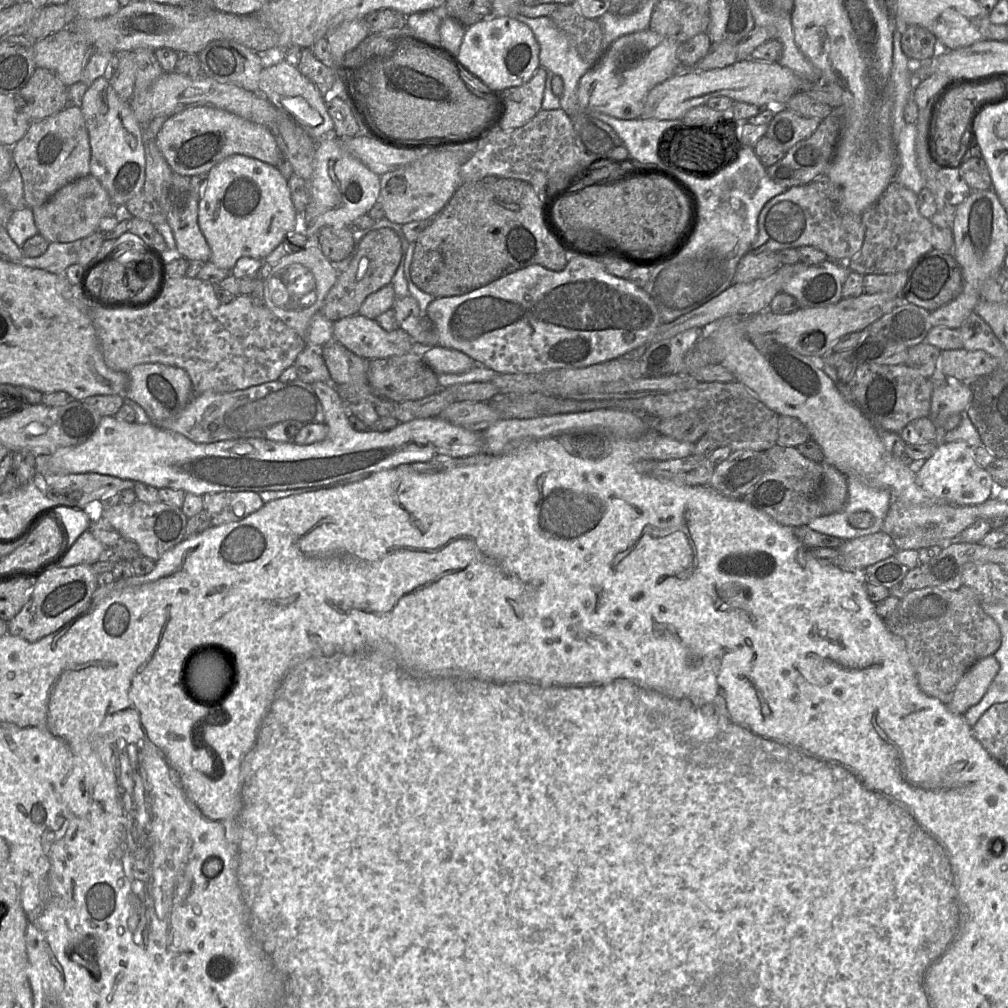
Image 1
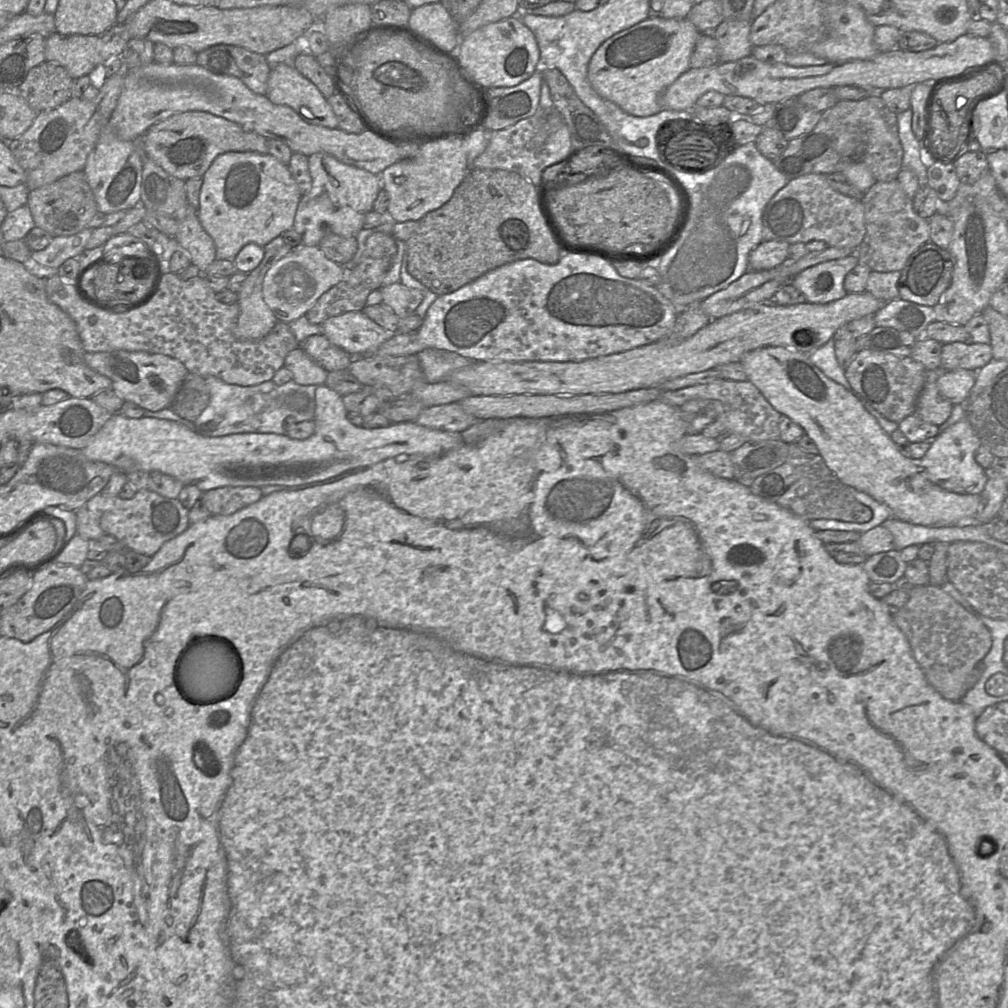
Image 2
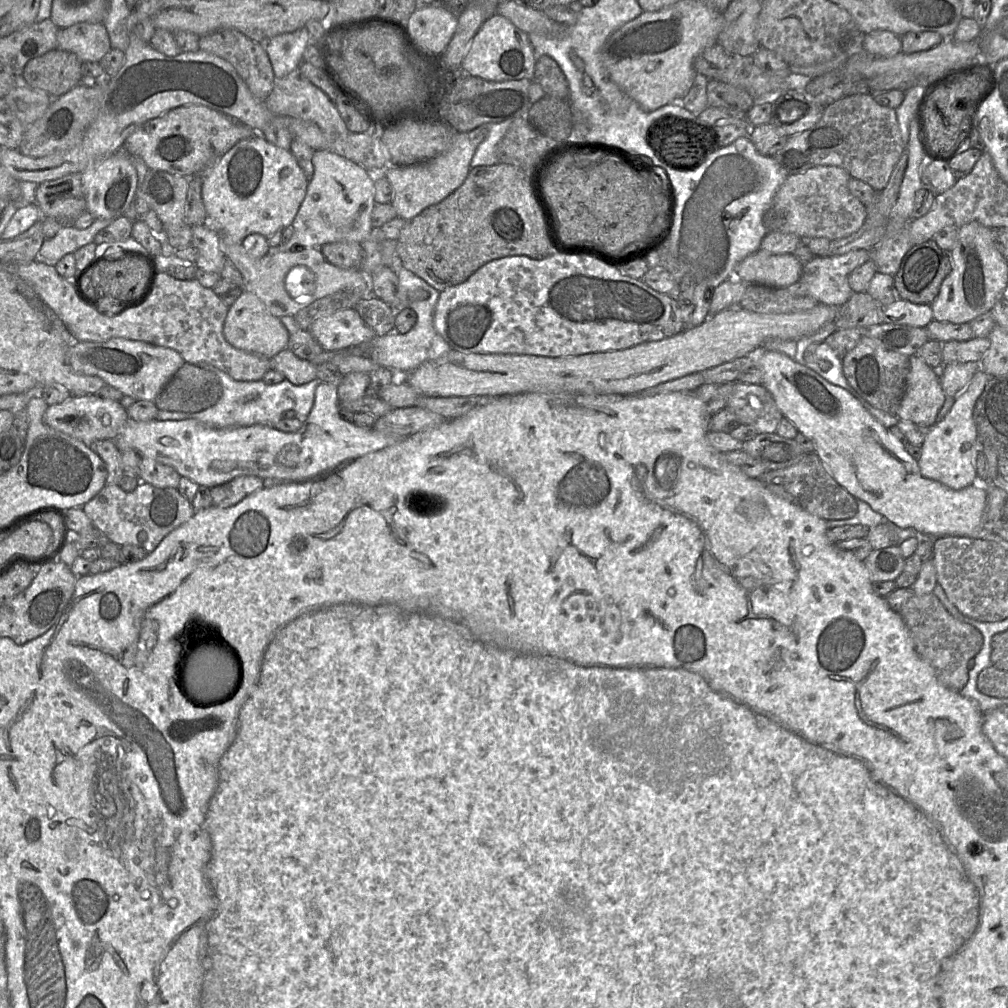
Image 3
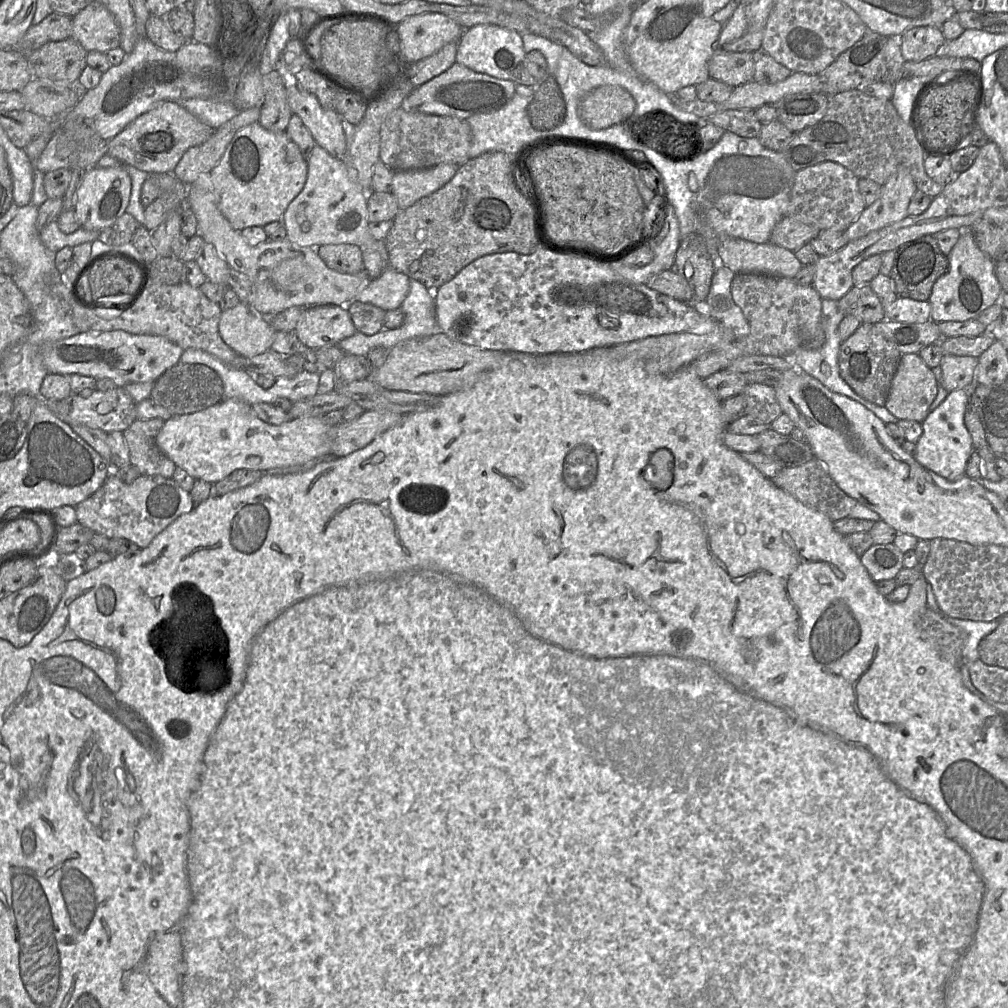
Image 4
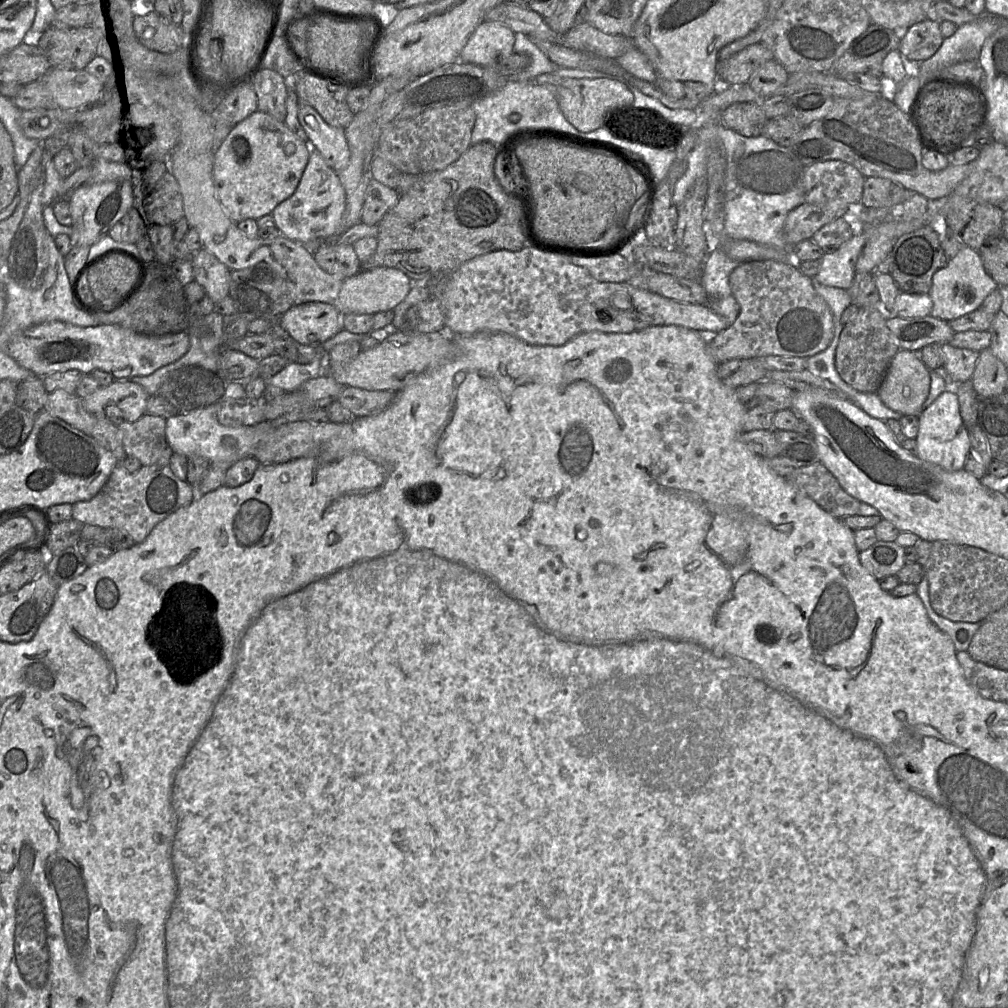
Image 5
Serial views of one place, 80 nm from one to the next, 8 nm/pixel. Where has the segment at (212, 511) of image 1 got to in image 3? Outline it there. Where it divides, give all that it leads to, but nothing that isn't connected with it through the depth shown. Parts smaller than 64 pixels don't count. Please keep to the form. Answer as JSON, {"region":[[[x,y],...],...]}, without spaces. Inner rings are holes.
{"region":[[[239,476],[210,489],[212,506],[228,508],[264,487],[264,480],[257,476]]]}

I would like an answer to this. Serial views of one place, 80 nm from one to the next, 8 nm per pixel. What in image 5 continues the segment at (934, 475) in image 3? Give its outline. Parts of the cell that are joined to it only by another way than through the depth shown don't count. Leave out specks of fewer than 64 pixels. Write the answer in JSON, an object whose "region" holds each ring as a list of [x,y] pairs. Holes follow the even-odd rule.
{"region":[[[944,391],[932,404],[923,409],[918,416],[918,421],[919,428],[915,439],[917,456],[946,471],[964,469],[966,456],[972,447],[968,430],[961,418],[957,393]]]}

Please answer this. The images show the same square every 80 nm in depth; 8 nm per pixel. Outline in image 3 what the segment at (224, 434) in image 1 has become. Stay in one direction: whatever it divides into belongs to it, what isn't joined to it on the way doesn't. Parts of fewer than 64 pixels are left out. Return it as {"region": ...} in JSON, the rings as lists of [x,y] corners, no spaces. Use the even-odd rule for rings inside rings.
{"region":[[[195,363],[195,364],[204,364],[215,370],[215,374],[217,375],[216,377],[221,386],[221,396],[215,405],[199,413],[190,414],[190,418],[215,428],[252,426],[257,424],[266,425],[274,428],[274,425],[282,418],[284,418],[283,414],[286,411],[293,411],[296,415],[294,417],[297,417],[298,419],[305,419],[309,415],[313,407],[316,387],[321,382],[319,379],[315,379],[302,385],[295,385],[289,380],[284,379],[279,384],[268,385],[262,380],[238,381],[234,380],[228,374],[217,369],[212,365],[206,363]]]}

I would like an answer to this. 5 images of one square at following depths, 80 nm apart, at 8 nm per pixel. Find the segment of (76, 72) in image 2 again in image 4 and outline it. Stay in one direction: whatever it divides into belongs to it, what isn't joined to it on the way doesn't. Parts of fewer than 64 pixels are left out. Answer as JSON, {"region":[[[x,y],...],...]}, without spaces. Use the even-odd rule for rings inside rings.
{"region":[[[93,1],[73,17],[70,37],[87,52],[107,53],[119,47],[120,28],[109,10]]]}

